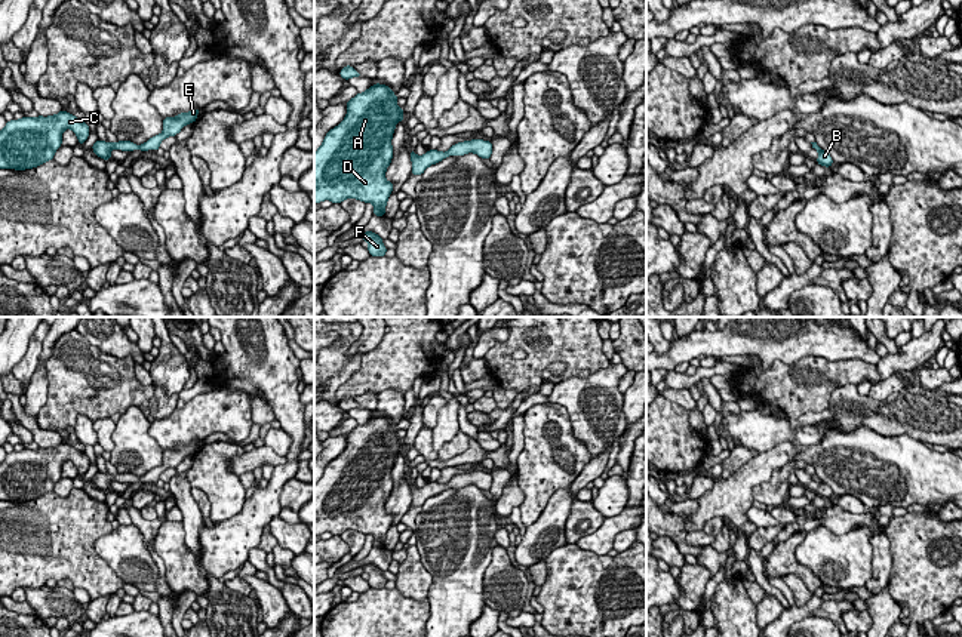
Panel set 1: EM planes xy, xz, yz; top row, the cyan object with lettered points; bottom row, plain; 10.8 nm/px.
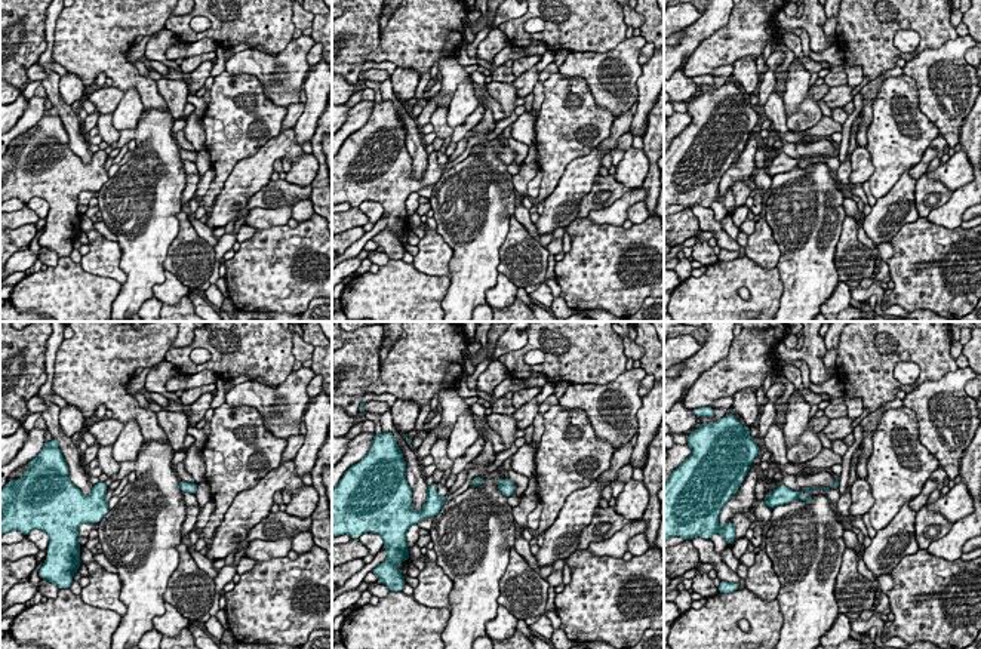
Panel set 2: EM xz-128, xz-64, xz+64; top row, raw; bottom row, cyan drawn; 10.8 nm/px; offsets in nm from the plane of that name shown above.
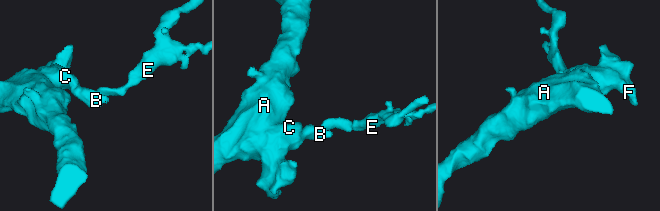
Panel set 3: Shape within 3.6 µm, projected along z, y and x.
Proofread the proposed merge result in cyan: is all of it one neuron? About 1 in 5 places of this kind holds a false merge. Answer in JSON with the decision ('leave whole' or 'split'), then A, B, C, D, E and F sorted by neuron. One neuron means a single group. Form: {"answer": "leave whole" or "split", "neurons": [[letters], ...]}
{"answer": "leave whole", "neurons": [["A", "B", "C", "D", "E", "F"]]}

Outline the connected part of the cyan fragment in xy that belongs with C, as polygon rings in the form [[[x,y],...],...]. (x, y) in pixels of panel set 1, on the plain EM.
[[[64,441],[49,449],[7,453],[0,462],[0,501],[25,502],[53,492],[65,461],[77,467],[79,477],[84,476],[90,464],[86,453]]]

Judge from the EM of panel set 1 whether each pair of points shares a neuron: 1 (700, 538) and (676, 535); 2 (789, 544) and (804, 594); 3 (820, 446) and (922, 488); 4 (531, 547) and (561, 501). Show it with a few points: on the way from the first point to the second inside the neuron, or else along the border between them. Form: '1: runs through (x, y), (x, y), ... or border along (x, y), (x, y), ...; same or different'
1: border along (685, 535), (688, 544), (701, 547); different
2: border along (780, 577), (795, 575), (811, 593); different
3: runs through (845, 461), (861, 462), (876, 470), (897, 470); same
4: runs through (543, 535), (556, 513); same

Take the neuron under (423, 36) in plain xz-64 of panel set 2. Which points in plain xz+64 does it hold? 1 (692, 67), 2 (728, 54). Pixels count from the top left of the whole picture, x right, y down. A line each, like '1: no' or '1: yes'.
1: yes
2: yes

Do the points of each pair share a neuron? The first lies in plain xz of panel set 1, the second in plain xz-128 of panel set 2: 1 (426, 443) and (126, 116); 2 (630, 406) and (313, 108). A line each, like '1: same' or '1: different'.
1: different
2: same

